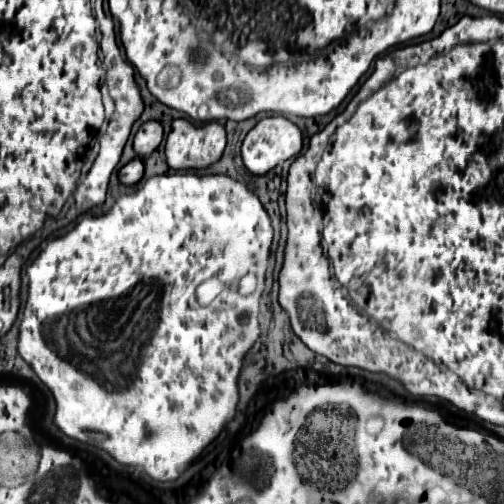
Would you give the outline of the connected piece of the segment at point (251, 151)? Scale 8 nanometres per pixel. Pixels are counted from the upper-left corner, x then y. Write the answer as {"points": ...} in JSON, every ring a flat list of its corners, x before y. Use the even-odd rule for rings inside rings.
{"points":[[282,116,262,118,242,142,242,160,252,174,266,174,274,166,300,154,302,134]]}

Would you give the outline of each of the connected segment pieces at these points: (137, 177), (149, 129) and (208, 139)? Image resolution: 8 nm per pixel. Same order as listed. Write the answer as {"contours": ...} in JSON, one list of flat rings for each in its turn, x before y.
{"contours":[[[140,158,130,160,130,162,128,162,124,168,120,168,120,172,118,172,120,182,126,184,126,186,132,186,132,184,140,182,142,176,144,176,144,164,142,164]],[[146,122,140,126,136,138,134,138,134,150,138,156,150,156,162,142,164,132,160,122]],[[186,118,172,122,165,156,174,170,200,170,218,162,226,146,224,126,218,122,194,124]]]}

